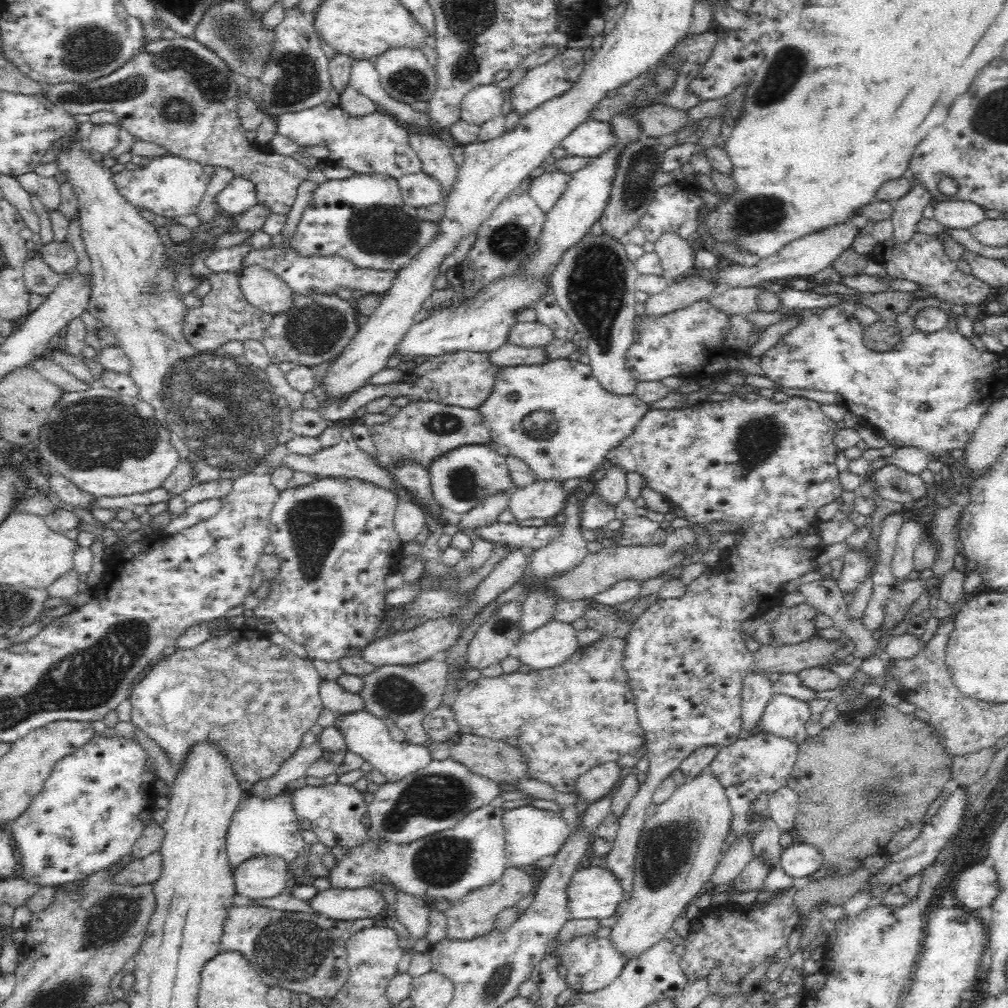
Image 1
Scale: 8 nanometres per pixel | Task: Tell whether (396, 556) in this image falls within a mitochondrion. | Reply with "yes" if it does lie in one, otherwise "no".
no

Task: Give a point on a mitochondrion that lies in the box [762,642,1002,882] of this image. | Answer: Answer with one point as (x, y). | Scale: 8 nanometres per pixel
(880, 797)

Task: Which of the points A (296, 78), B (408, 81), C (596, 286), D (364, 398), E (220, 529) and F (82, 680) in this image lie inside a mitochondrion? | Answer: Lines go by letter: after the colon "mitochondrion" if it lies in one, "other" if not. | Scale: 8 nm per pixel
A: mitochondrion
B: mitochondrion
C: mitochondrion
D: other
E: other
F: mitochondrion

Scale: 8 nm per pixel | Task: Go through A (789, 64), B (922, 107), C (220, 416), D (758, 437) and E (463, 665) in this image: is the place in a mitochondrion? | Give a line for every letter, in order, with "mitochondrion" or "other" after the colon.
A: mitochondrion
B: other
C: mitochondrion
D: mitochondrion
E: other

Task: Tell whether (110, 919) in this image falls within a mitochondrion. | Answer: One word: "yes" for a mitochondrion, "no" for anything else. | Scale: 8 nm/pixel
yes

